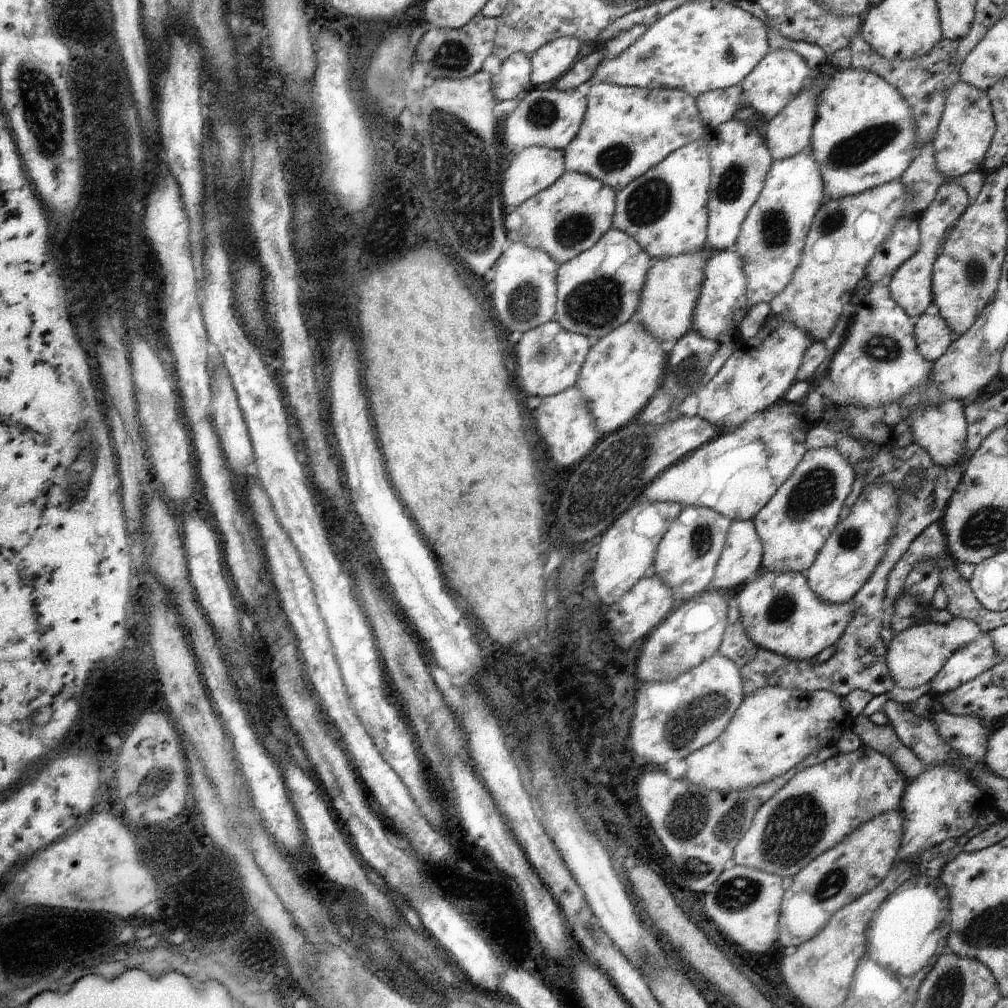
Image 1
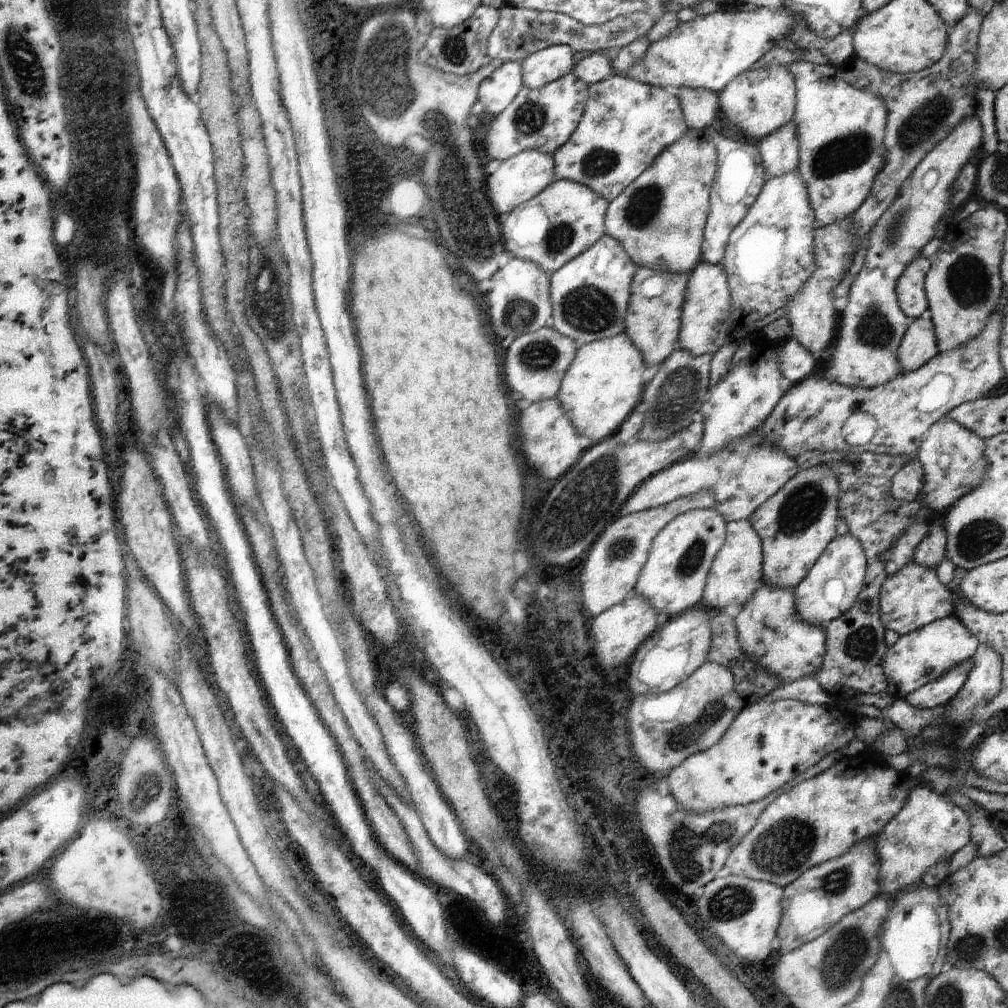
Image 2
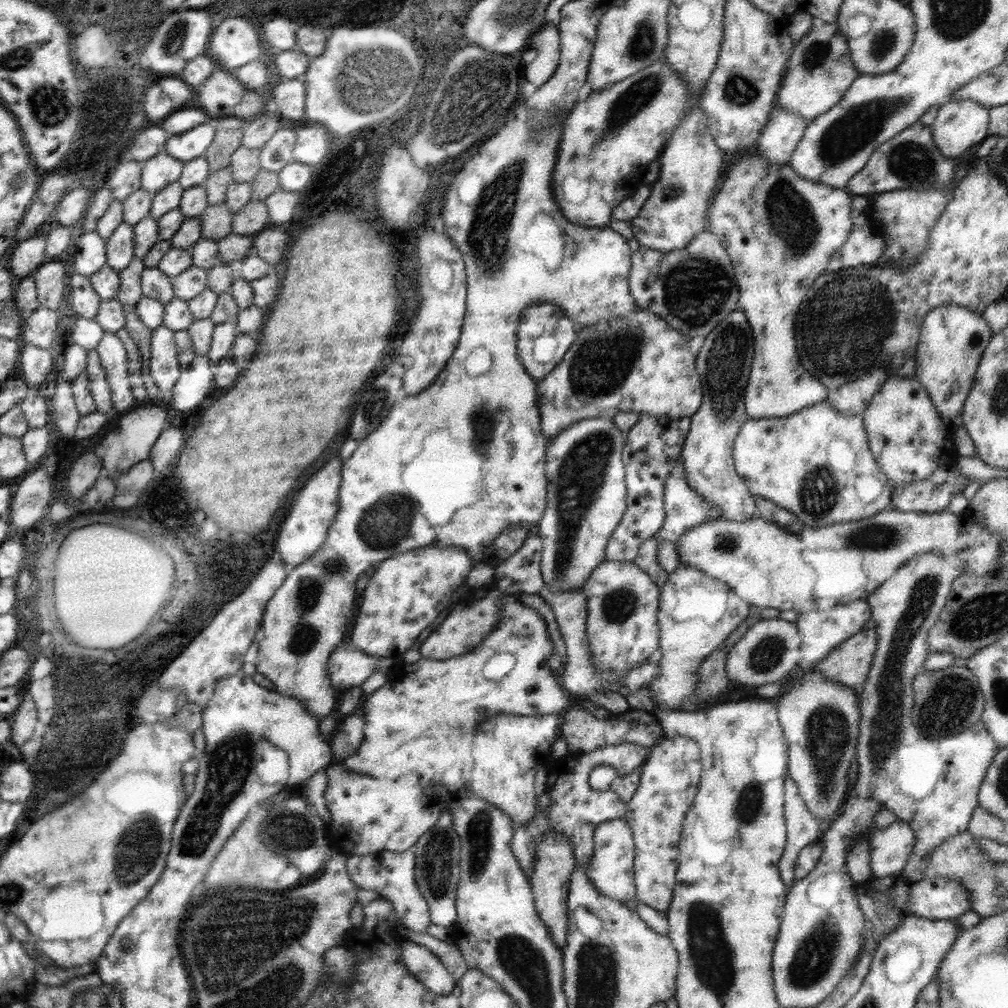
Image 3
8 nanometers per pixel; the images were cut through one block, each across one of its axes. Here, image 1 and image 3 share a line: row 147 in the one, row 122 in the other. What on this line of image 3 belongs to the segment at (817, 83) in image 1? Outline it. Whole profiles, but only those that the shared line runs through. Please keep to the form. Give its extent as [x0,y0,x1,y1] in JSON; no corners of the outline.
[756,107,809,164]

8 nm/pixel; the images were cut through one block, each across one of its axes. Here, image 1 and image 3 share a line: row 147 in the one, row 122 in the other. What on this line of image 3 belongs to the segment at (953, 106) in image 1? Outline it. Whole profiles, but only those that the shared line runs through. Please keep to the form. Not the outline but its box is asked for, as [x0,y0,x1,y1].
[933,100,989,157]

